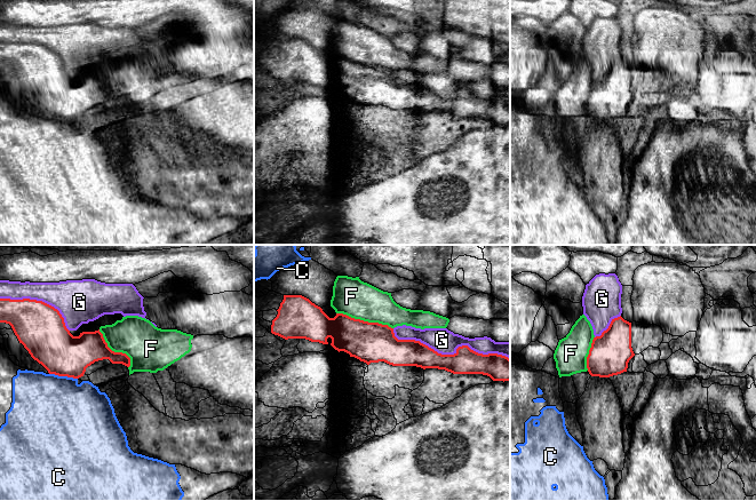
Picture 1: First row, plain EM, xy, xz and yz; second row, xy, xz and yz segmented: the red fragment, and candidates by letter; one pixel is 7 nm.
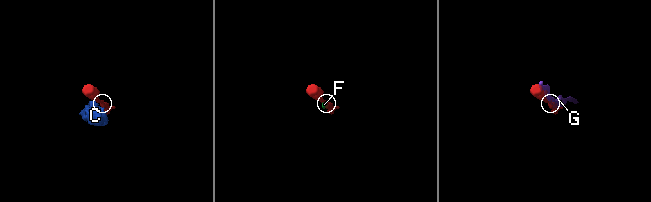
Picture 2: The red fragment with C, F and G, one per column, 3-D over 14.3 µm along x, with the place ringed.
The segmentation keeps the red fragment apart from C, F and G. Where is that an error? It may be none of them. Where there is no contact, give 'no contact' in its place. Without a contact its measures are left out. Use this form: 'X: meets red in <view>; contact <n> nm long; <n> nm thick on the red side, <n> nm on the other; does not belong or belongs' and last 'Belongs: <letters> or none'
C: meets red in xy; contact 200 nm long; 320 nm thick on the red side, 480 nm on the other; does not belong
F: meets red in xz; contact 420 nm long; 280 nm thick on the red side, 260 nm on the other; does not belong
G: meets red in xz; contact 850 nm long; 180 nm thick on the red side, 170 nm on the other; does not belong
Belongs: none

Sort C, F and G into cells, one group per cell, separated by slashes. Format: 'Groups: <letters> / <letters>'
Groups: C / F / G

